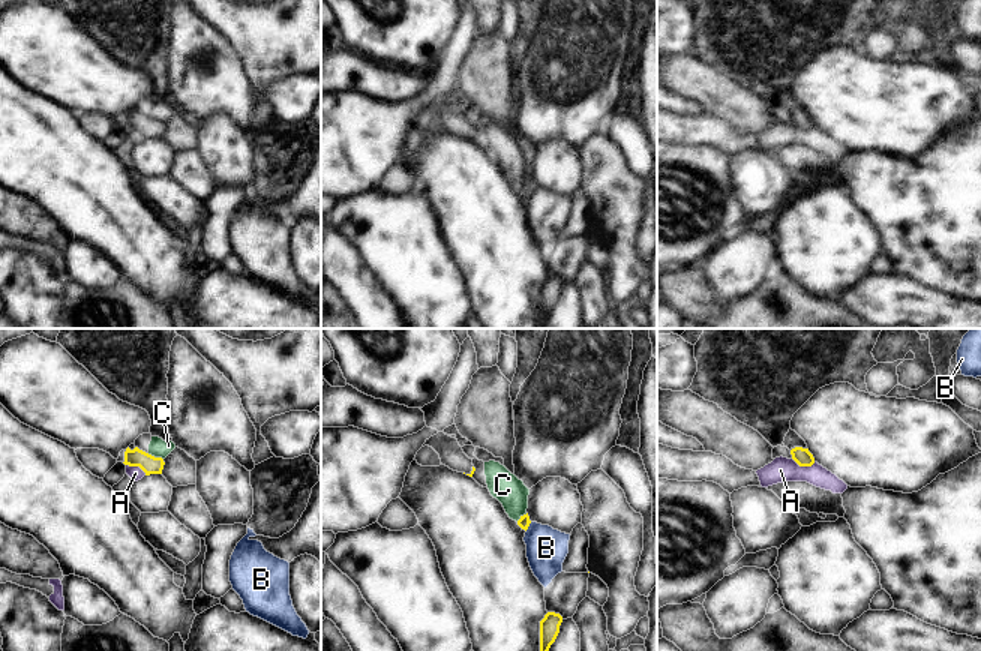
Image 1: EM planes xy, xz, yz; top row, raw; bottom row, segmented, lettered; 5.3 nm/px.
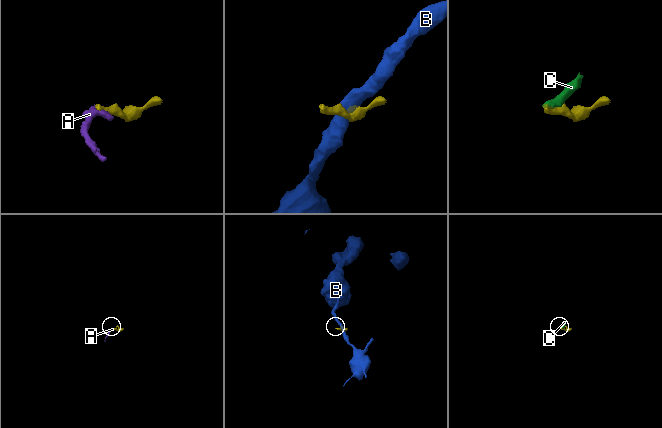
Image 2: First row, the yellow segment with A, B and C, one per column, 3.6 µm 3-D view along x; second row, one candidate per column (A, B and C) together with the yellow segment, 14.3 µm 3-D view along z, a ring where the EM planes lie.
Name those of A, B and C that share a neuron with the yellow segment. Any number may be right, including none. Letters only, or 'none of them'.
none of them

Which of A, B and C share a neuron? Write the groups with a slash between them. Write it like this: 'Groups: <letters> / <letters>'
Groups: A C / B

